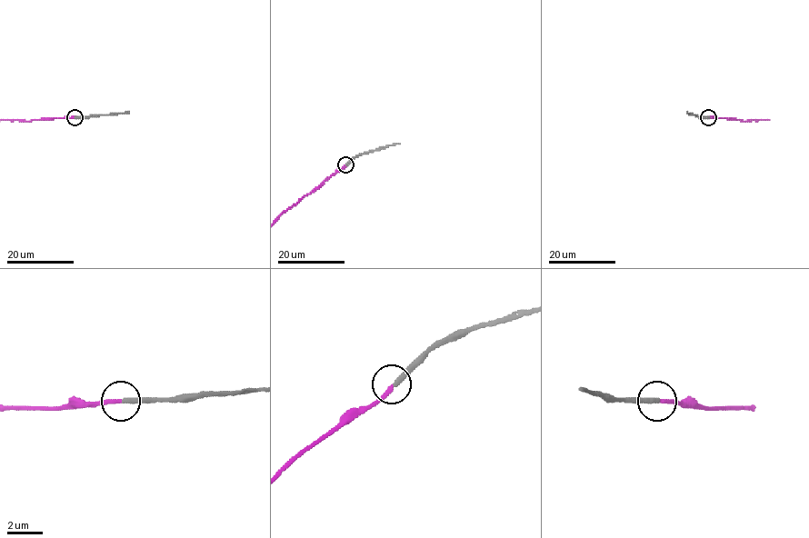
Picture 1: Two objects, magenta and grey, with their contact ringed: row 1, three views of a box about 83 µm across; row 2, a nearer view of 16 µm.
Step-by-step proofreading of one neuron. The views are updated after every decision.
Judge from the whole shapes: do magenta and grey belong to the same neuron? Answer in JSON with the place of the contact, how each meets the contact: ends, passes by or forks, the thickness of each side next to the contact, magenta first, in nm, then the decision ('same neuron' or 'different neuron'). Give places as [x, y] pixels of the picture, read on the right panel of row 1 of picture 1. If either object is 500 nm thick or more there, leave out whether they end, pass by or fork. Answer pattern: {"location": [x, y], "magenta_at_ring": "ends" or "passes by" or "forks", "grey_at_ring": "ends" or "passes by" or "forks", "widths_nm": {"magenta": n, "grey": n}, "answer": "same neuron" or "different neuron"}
{"location": [708, 117], "magenta_at_ring": "ends", "grey_at_ring": "ends", "widths_nm": {"magenta": 240, "grey": 280}, "answer": "same neuron"}

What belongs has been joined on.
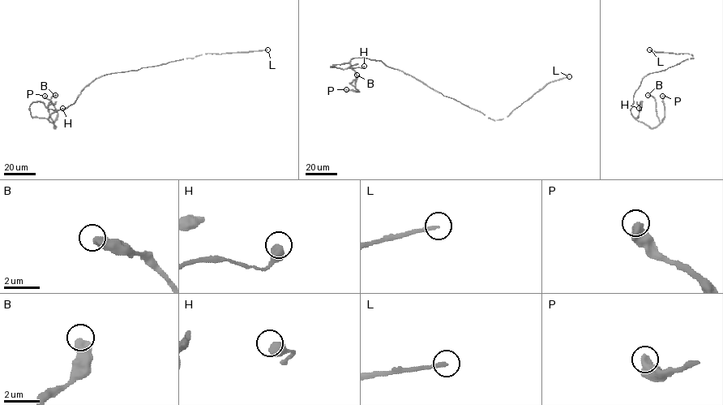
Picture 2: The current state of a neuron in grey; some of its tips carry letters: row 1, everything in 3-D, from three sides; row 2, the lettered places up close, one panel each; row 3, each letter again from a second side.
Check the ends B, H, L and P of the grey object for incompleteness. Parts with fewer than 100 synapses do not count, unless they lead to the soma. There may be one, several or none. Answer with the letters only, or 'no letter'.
L

